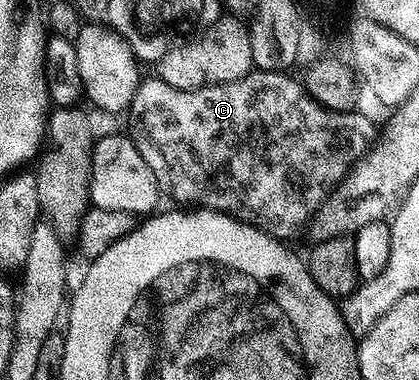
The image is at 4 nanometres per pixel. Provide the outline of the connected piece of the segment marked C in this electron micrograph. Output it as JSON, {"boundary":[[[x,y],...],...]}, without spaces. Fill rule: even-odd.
{"boundary":[[[252,70],[244,78],[233,80],[227,84],[209,84],[207,88],[177,88],[168,86],[168,82],[151,78],[143,79],[139,83],[136,94],[132,98],[128,109],[130,116],[130,129],[128,135],[140,150],[140,158],[148,162],[148,167],[152,169],[152,174],[156,174],[156,182],[163,193],[166,192],[175,200],[178,206],[193,206],[195,209],[208,208],[211,212],[225,212],[228,216],[233,216],[236,220],[242,220],[246,224],[251,224],[253,228],[258,228],[266,232],[269,236],[287,238],[294,231],[309,224],[311,216],[319,206],[326,201],[331,190],[341,182],[350,172],[351,166],[366,153],[376,136],[376,124],[369,120],[361,110],[352,112],[334,112],[330,108],[325,108],[322,104],[317,104],[305,87],[298,84],[286,72],[260,72]]]}

